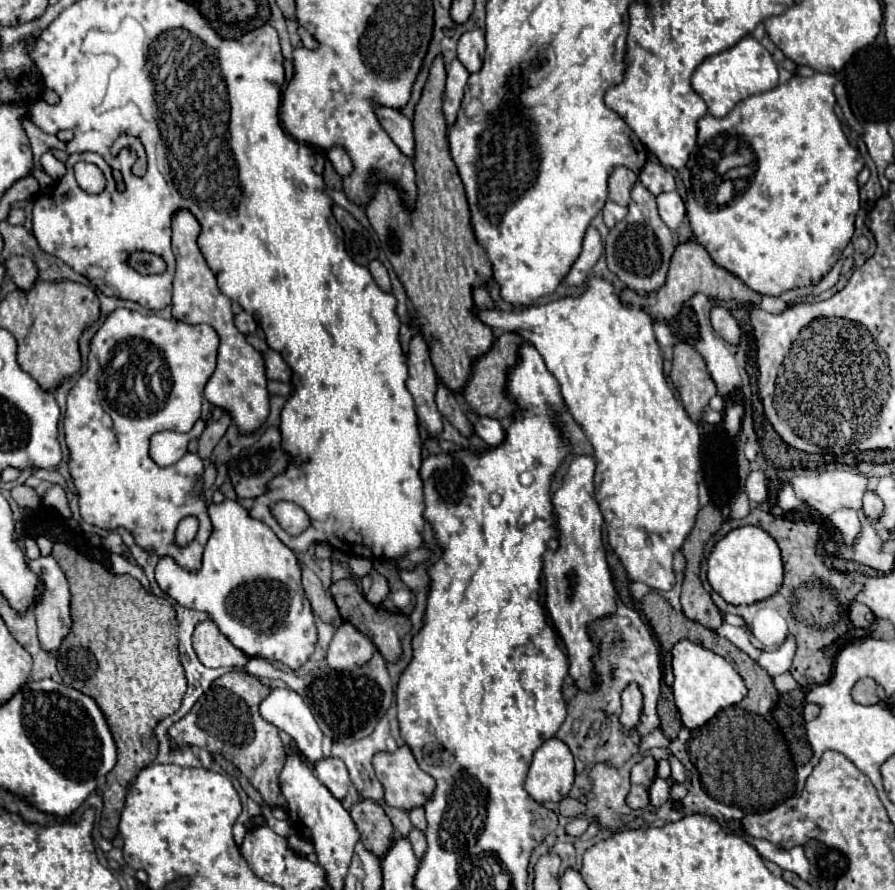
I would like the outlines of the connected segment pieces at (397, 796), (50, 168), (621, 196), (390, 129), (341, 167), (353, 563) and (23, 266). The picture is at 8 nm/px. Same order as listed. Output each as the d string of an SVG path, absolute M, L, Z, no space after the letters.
M407 744L399 746L395 752L377 752L373 756L373 768L375 768L379 782L385 788L385 800L389 802L389 806L411 810L415 806L423 806L433 792L435 780L419 768L419 764L417 764L417 760Z
M45 152L45 154L41 156L41 168L43 168L51 178L55 178L55 180L65 174L65 164L59 162L51 152Z
M617 166L609 176L609 200L627 206L629 204L629 190L633 182L637 180L637 174L625 166Z
M375 106L377 120L381 122L383 130L391 136L391 140L399 146L399 150L405 156L413 156L413 130L411 130L411 120L403 116L401 110L387 108L387 106Z
M333 146L329 152L327 152L331 164L335 166L335 170L341 174L341 176L349 176L351 170L353 170L353 164L351 164L351 158L347 154L347 150L343 146Z
M353 556L349 560L349 566L351 566L351 572L355 576L365 576L371 570L371 560L369 558L361 558L361 556Z
M13 256L5 262L7 274L13 278L13 282L17 284L19 290L27 292L35 286L35 282L39 280L39 268L37 264L27 258L27 256Z

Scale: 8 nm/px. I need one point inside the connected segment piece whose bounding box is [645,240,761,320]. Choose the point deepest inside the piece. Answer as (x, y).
(691, 270)

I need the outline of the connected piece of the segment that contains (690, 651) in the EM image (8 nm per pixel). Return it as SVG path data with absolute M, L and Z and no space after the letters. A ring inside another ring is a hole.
M691 640L677 642L671 652L673 652L673 674L675 674L675 684L673 684L675 704L679 708L683 726L687 726L689 730L701 728L719 710L729 708L745 698L747 688L745 688L743 678L719 654L715 654Z

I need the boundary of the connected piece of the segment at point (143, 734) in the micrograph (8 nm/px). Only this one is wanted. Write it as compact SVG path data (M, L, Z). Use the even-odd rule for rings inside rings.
M57 542L53 544L51 554L61 570L65 572L71 588L71 620L73 626L69 634L63 638L59 650L57 650L57 668L67 686L73 686L81 690L83 694L89 694L105 714L105 720L109 724L109 730L113 734L113 740L117 744L117 764L107 774L105 786L101 788L103 794L103 814L99 830L103 838L113 840L117 836L119 816L125 804L127 790L135 776L149 766L155 760L157 754L157 738L155 738L155 726L175 714L181 708L181 700L185 696L187 680L183 674L183 666L179 662L177 654L177 620L175 610L165 598L157 598L143 590L139 580L131 576L113 576L109 574L101 564L87 560L71 546Z

